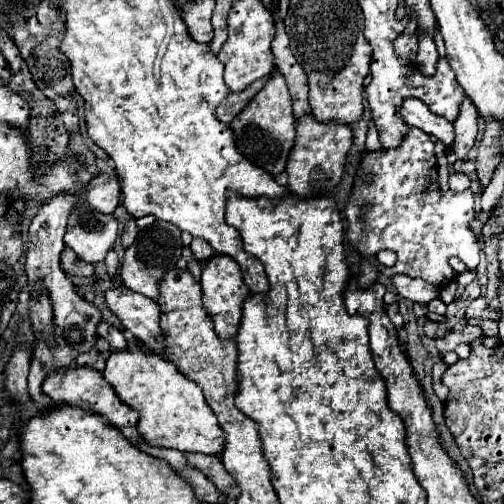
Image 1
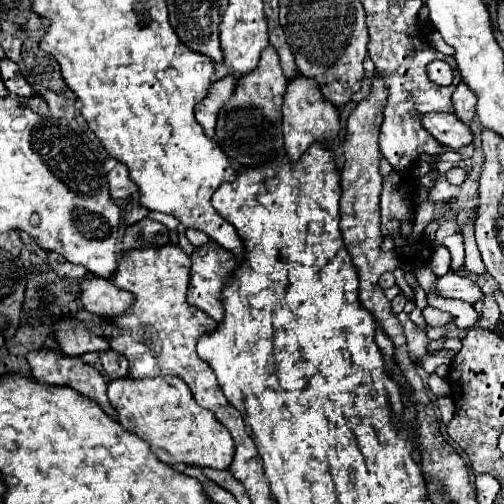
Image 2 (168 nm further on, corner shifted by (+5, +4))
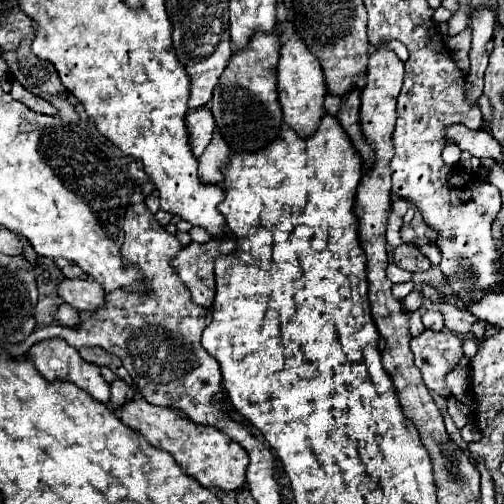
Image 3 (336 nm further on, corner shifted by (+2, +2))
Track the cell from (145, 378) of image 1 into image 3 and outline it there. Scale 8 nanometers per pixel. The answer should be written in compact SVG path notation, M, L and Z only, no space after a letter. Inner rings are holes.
M145 400L127 402L117 414L123 424L143 434L149 444L169 452L177 464L205 488L213 486L223 492L237 492L245 488L245 470L249 466L249 456L237 442L225 438L225 434L221 434L217 428L205 428L191 420L183 420L183 416L179 416L175 410L153 406Z

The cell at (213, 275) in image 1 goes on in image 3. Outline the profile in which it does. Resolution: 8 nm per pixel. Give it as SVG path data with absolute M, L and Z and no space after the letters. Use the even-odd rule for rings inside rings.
M225 234L223 238L211 238L205 244L191 242L171 260L179 278L191 290L195 304L211 308L215 298L215 258L231 254L235 252L235 248L237 246L233 234Z

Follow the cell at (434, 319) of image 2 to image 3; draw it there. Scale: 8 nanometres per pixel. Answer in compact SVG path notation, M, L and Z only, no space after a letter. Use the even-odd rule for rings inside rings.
M441 302L439 310L441 310L443 318L445 318L445 328L455 332L455 334L461 334L461 336L469 334L471 326L479 320L477 316L473 316L469 310L465 310L459 304L445 304L445 302Z

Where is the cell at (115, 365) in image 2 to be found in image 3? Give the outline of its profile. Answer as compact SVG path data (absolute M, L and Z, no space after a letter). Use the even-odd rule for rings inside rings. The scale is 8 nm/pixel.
M115 380L113 384L111 384L111 406L115 408L115 410L119 410L123 404L127 404L127 402L131 402L135 398L135 392L123 382L123 380Z

